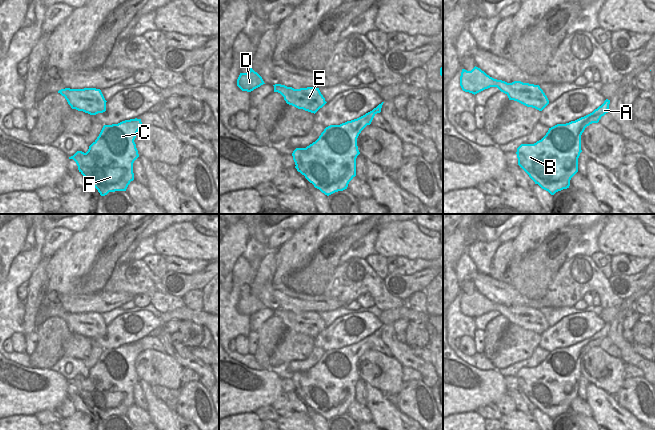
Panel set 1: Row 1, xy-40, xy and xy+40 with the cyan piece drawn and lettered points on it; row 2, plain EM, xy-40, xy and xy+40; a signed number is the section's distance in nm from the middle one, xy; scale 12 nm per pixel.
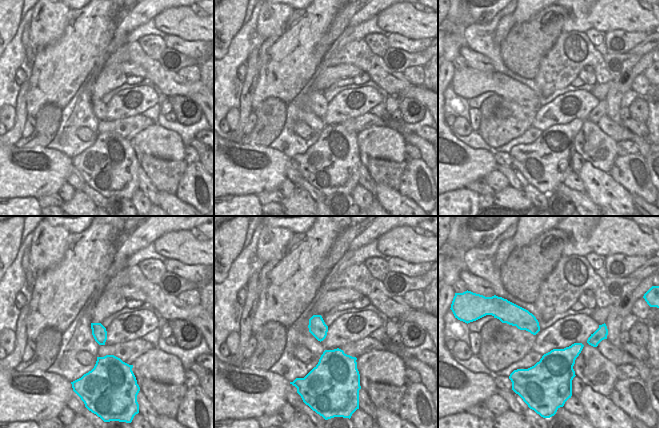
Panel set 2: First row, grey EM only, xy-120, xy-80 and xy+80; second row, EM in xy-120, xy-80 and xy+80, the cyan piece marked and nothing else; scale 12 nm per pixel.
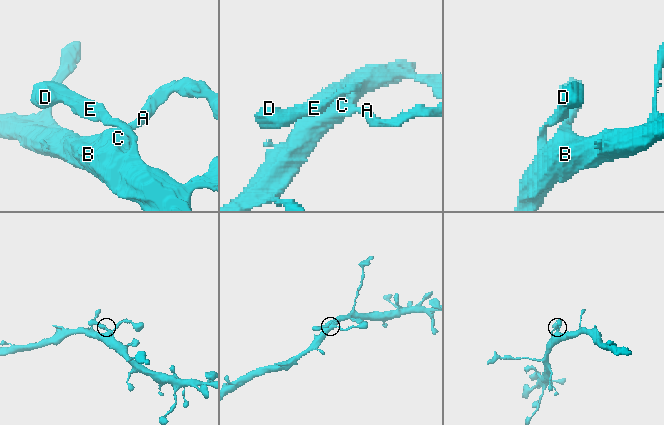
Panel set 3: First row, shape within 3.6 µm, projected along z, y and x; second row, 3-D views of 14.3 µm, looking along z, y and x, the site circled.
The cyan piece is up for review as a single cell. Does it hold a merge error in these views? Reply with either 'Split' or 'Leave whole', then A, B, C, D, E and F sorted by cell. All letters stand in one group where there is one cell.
Leave whole. Groups: A B C D E F.

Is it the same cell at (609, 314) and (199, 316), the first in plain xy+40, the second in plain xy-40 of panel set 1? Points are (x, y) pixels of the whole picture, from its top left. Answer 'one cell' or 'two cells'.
one cell

